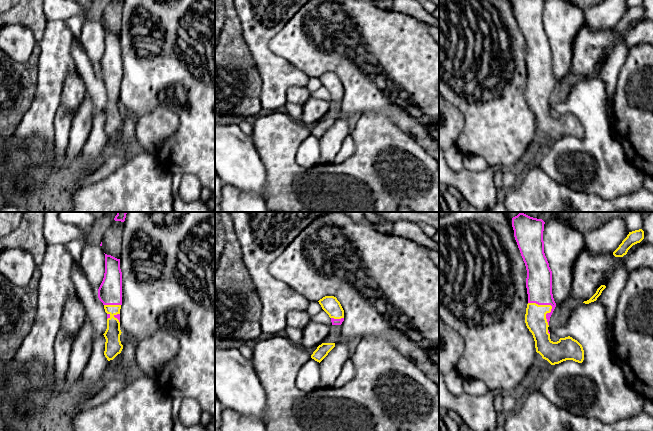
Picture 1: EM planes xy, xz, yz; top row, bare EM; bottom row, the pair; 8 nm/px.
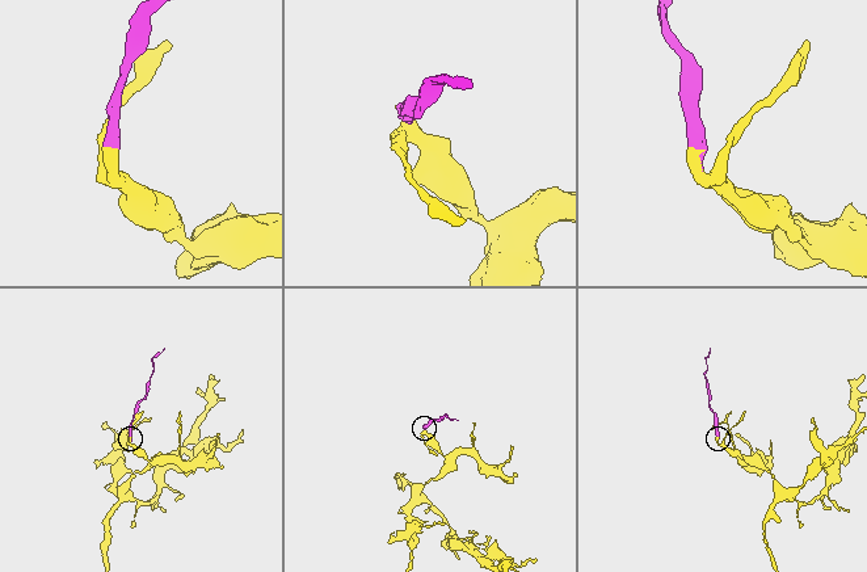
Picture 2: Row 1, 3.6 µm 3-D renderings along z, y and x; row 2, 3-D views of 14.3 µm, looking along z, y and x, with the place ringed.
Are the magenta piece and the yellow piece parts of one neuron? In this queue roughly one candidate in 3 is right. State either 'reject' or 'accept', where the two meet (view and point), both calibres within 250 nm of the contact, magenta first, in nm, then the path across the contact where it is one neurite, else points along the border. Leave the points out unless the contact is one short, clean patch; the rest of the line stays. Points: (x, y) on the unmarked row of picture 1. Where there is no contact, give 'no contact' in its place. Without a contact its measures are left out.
accept | yz (550, 80) | 200/180 nm | across yz (539, 51), (539, 69), (550, 80), (535, 94)

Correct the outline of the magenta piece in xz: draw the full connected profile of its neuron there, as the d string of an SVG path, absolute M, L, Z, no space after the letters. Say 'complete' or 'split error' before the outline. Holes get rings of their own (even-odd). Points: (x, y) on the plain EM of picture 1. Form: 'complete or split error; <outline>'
split error; M325 72L320 75L319 80L322 85L329 91L331 94L332 101L341 101L344 97L344 86L334 72Z

